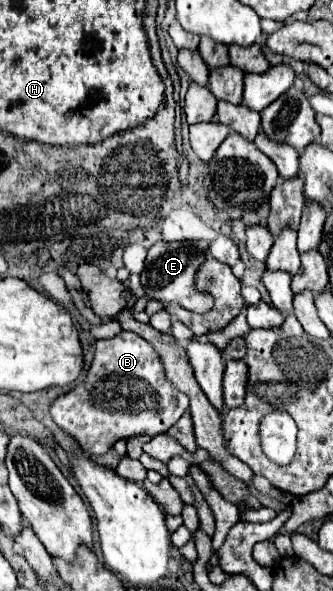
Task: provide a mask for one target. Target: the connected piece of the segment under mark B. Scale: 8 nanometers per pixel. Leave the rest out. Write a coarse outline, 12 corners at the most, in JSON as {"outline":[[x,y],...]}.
{"outline":[[134,332],[50,414],[86,454],[164,434],[188,398]]}

